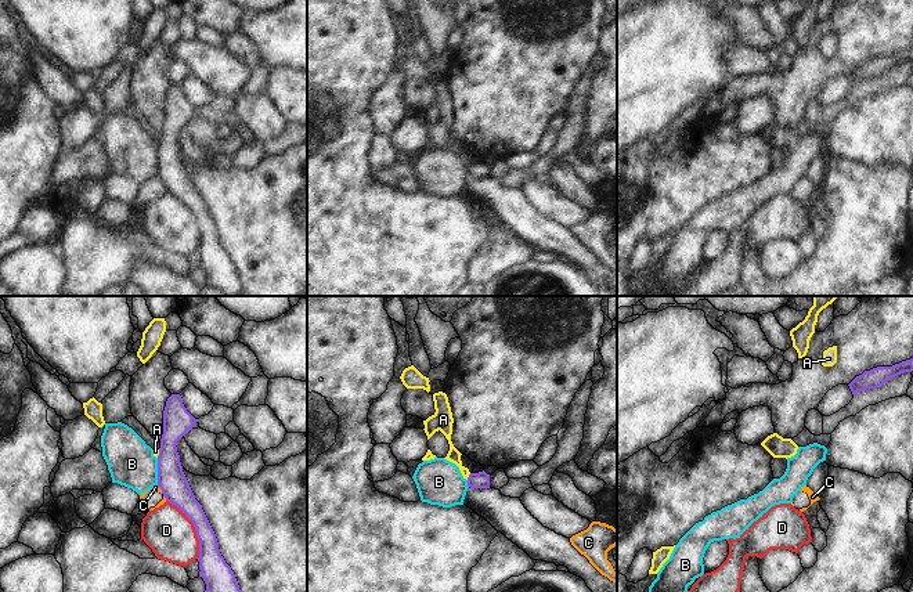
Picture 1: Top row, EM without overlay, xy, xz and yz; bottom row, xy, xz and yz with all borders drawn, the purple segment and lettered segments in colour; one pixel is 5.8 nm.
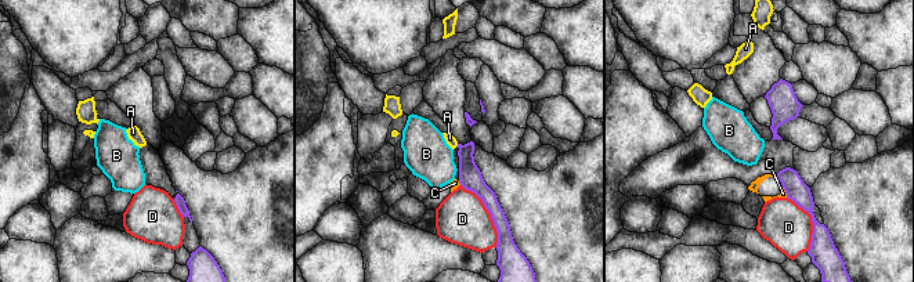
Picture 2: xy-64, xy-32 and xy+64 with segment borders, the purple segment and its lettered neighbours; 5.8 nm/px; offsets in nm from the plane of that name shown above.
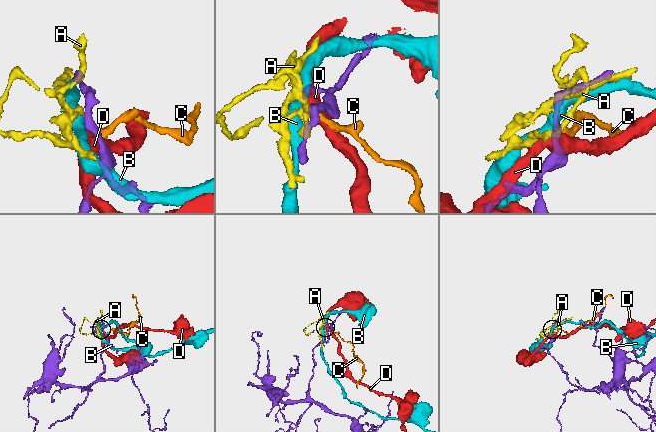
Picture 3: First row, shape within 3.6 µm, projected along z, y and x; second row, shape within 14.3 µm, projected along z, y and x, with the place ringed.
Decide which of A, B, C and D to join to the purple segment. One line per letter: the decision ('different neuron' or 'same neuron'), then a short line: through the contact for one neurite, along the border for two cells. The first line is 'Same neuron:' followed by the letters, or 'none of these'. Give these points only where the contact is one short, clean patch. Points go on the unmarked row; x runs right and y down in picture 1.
Same neuron: none of these
A: different neuron; line xz (471, 163), (466, 169)
B: different neuron
C: different neuron; line xy (157, 176), (162, 183)
D: different neuron; line xy (166, 190), (192, 213), (198, 230), (198, 248)

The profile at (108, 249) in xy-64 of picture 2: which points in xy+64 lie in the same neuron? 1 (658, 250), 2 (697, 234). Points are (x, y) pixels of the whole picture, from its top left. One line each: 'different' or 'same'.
1: different
2: different

